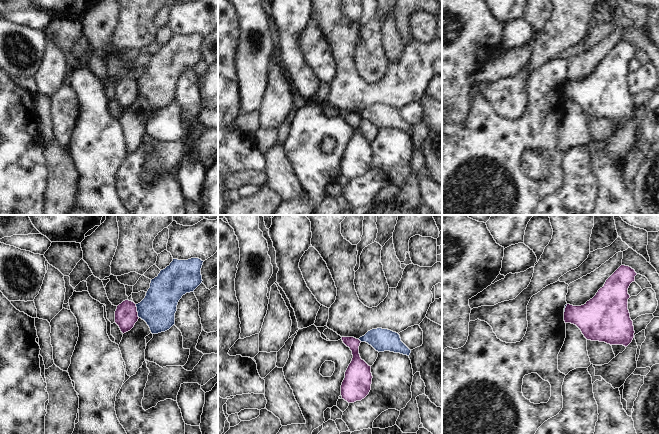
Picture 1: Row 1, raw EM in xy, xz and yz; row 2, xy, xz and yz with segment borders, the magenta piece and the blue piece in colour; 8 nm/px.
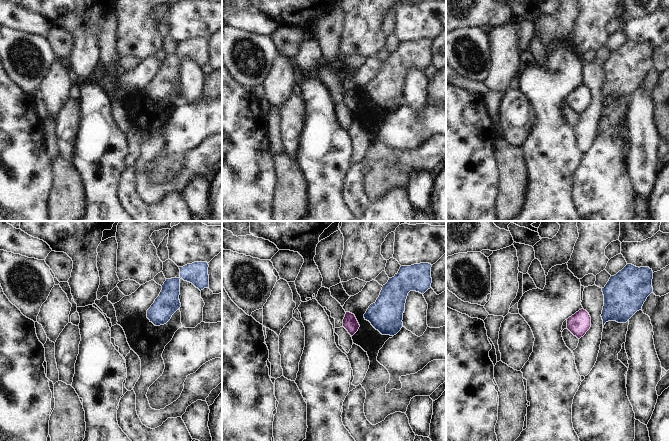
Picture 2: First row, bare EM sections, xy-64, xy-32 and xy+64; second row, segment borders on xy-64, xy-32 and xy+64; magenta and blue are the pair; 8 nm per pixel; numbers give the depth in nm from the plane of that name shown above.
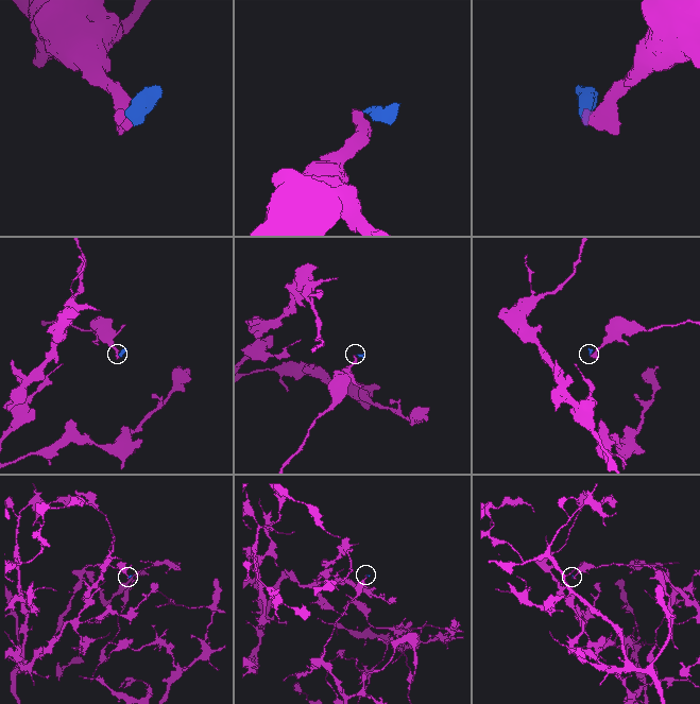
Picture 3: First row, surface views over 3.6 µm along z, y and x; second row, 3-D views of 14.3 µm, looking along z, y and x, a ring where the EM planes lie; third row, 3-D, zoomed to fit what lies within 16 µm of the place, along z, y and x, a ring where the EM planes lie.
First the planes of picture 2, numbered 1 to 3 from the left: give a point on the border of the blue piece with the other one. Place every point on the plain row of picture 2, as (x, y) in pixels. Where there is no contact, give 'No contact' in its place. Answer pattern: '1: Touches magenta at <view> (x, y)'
1: No contact
2: No contact
3: No contact.

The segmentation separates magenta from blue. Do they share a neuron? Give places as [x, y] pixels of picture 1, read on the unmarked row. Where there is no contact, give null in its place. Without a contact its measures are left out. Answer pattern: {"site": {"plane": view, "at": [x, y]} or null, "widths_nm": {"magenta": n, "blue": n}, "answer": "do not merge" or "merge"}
{"site": {"plane": "xy", "at": [136, 87]}, "widths_nm": {"magenta": 190, "blue": 280}, "answer": "do not merge"}

